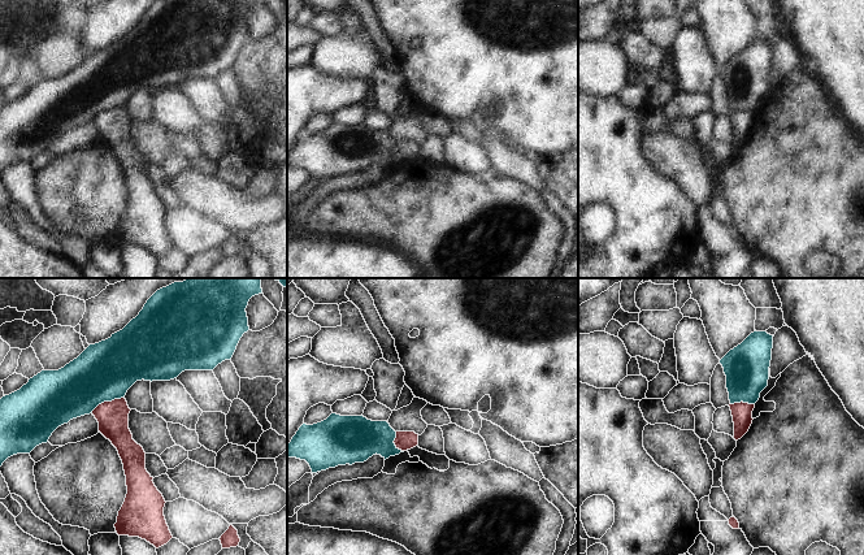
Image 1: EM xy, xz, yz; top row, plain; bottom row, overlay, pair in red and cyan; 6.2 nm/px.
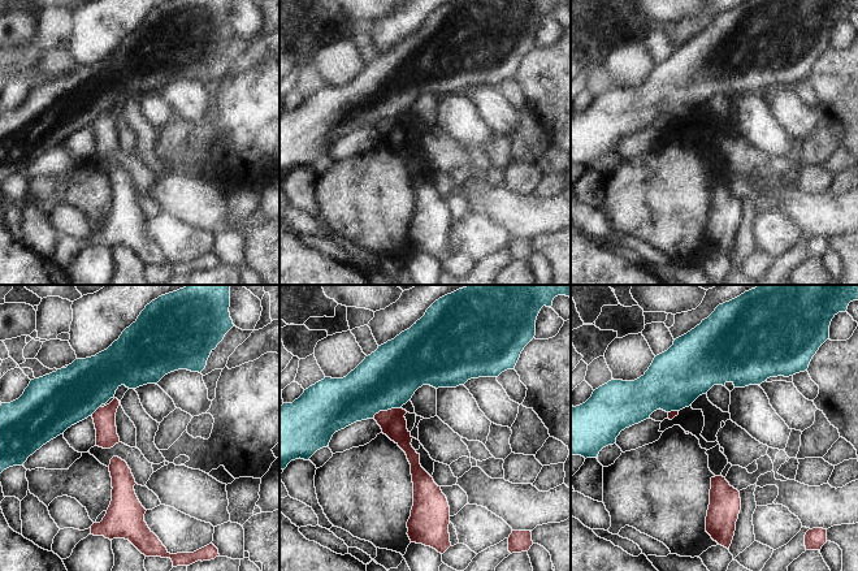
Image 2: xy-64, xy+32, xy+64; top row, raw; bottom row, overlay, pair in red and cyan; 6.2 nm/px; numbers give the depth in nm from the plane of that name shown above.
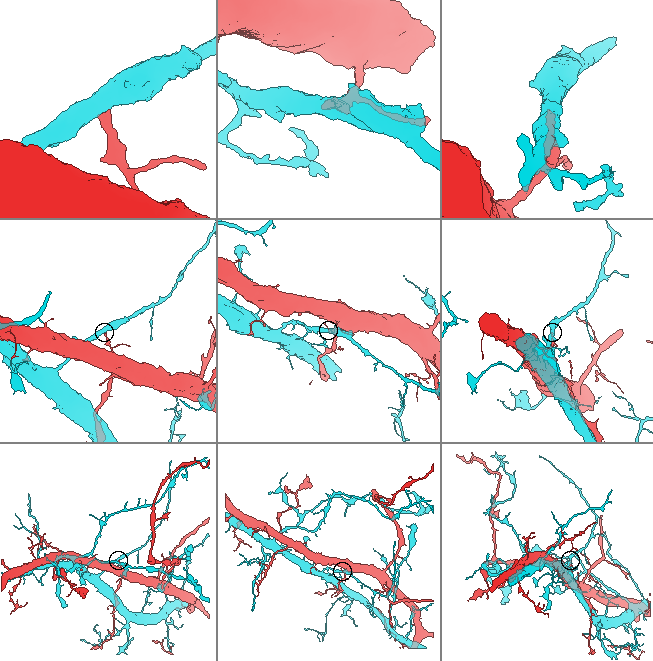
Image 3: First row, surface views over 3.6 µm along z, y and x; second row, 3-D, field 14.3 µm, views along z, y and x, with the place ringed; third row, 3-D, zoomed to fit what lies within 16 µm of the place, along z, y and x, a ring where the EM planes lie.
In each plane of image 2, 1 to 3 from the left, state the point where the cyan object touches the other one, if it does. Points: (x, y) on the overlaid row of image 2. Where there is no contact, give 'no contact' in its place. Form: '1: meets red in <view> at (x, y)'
1: meets red in xy-64 at (96, 410)
2: meets red in xy+32 at (385, 411)
3: meets red in xy+64 at (672, 411)

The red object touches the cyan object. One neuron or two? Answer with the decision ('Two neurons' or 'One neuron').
Two neurons

